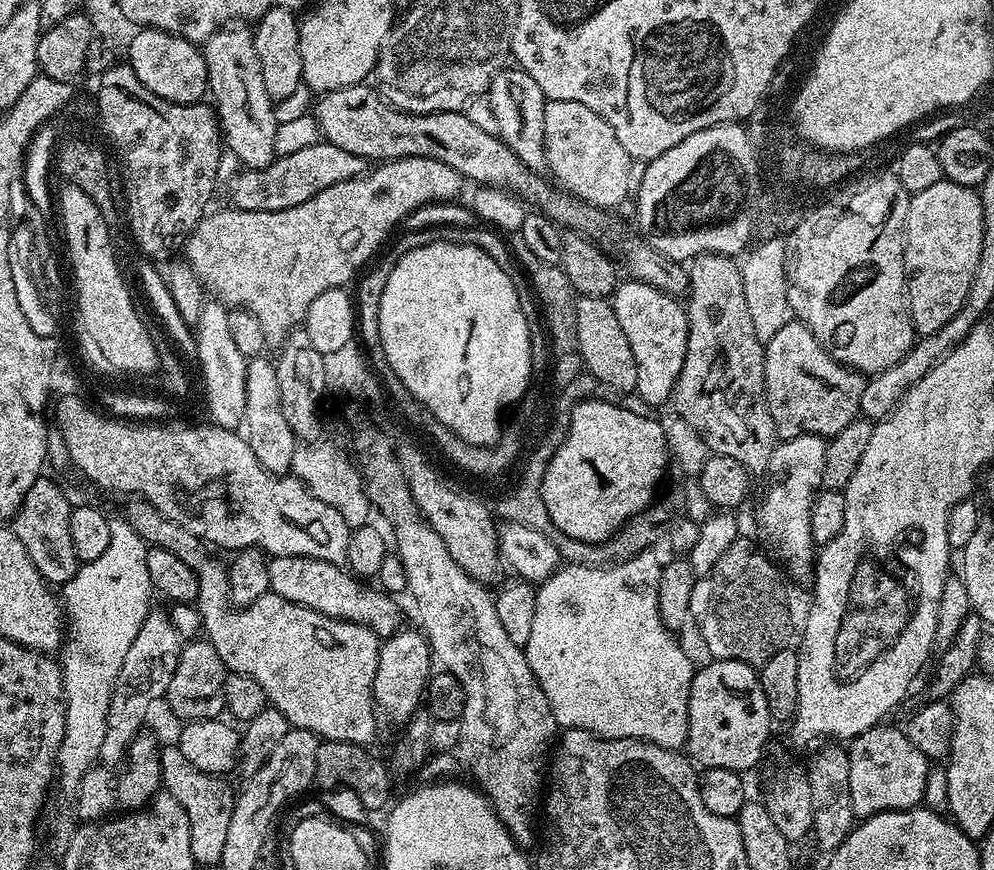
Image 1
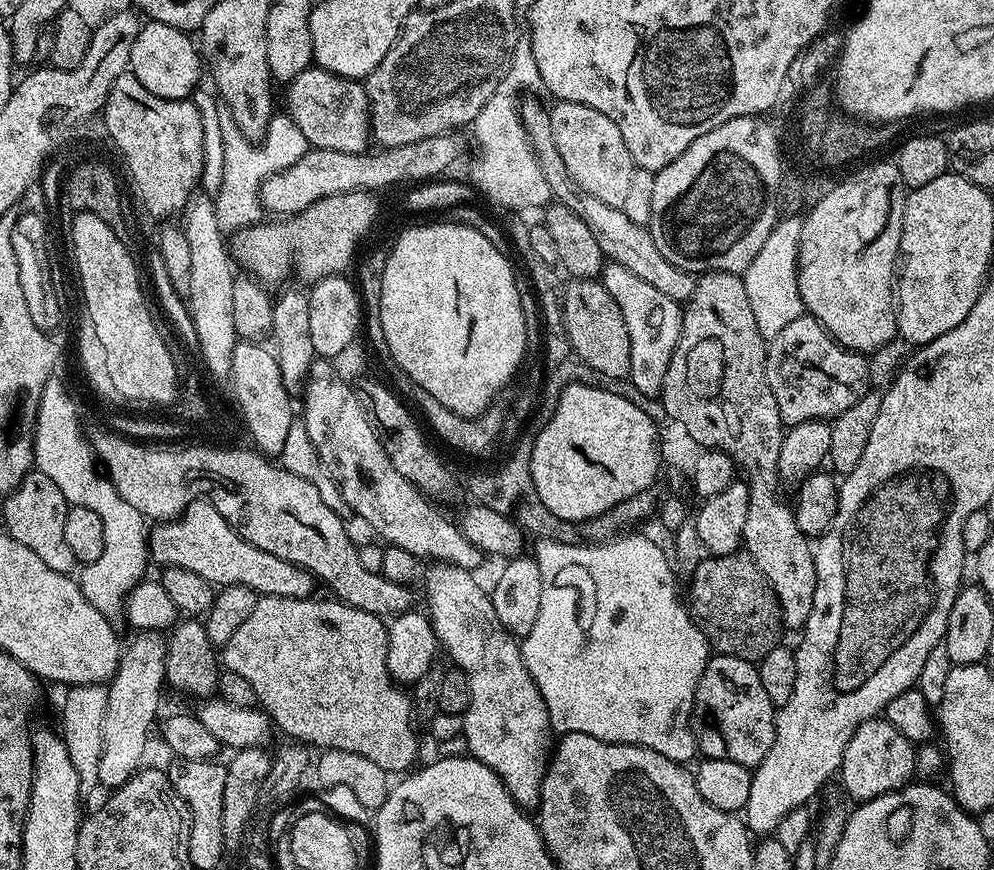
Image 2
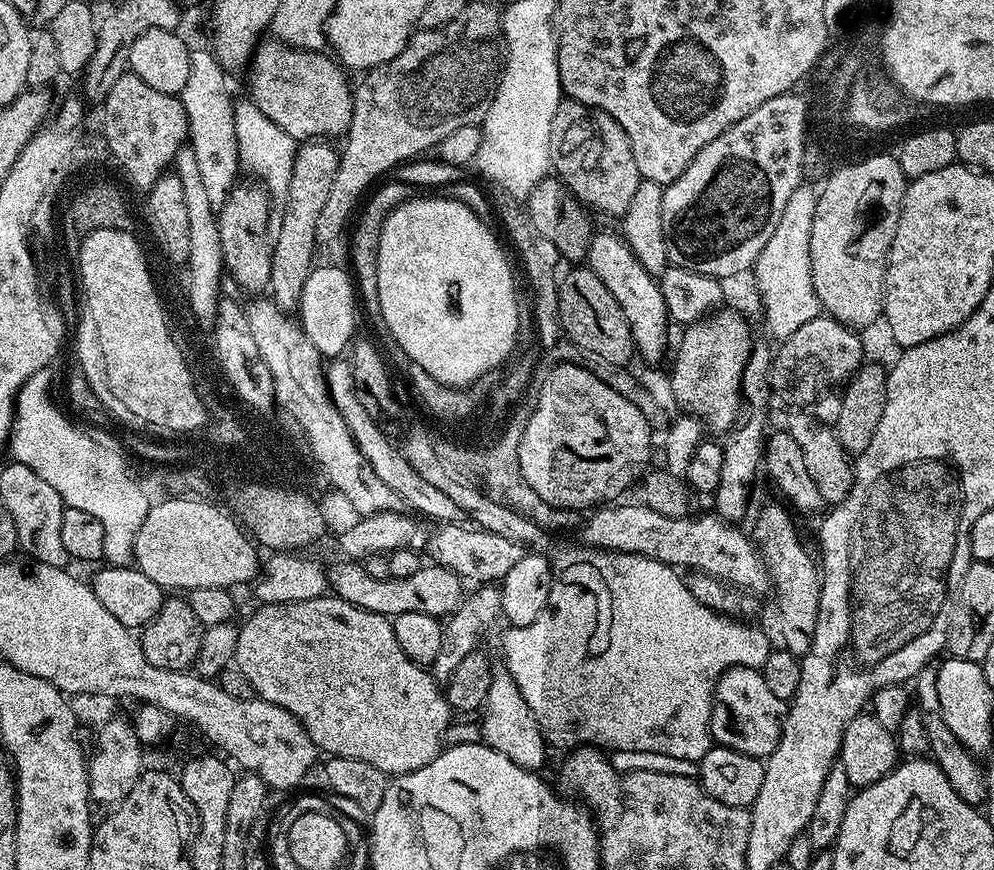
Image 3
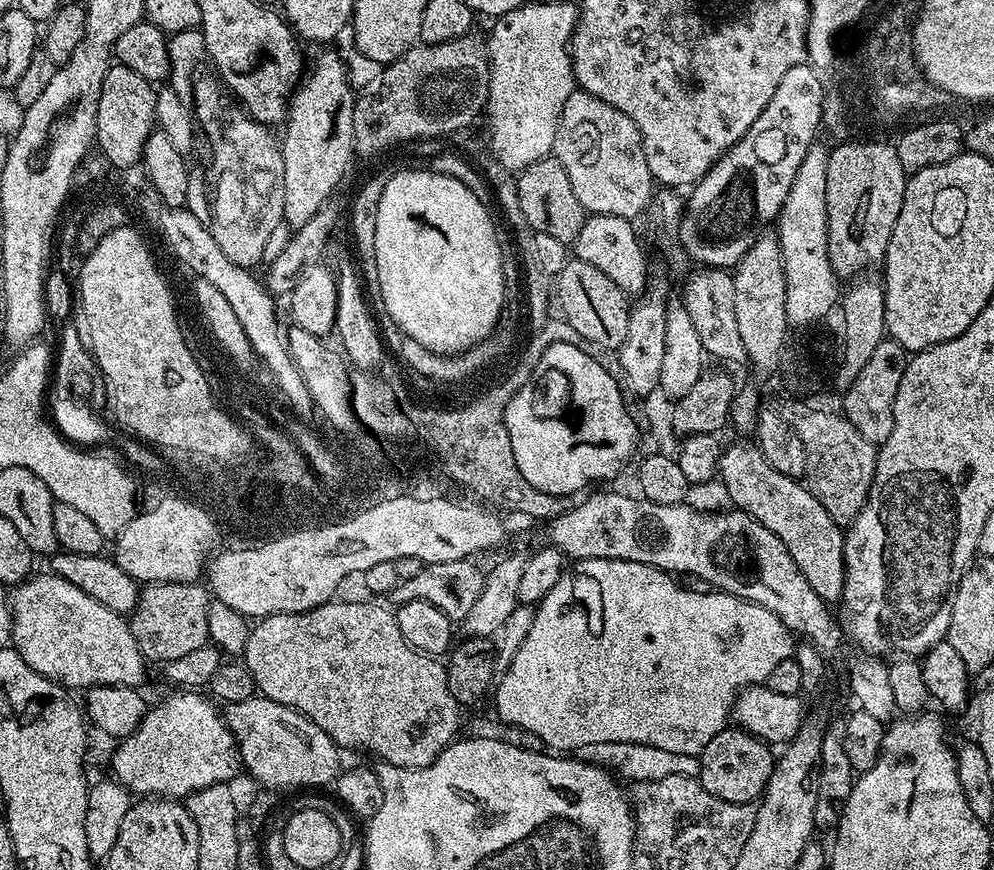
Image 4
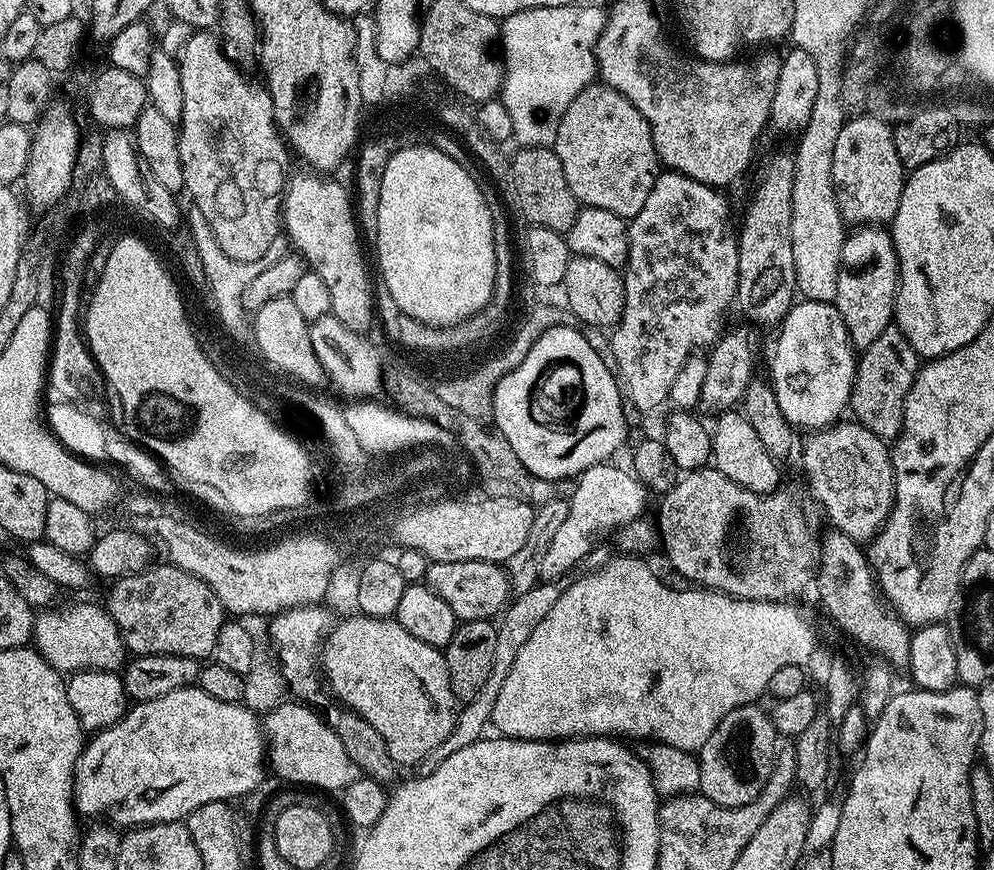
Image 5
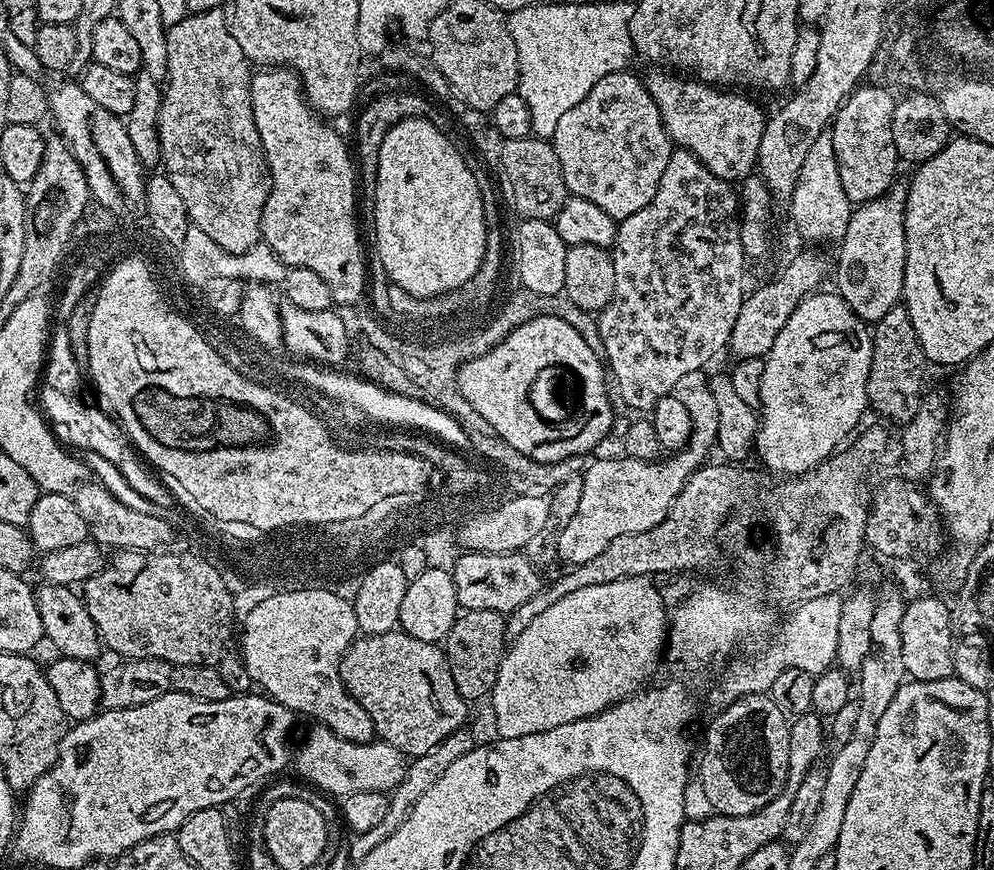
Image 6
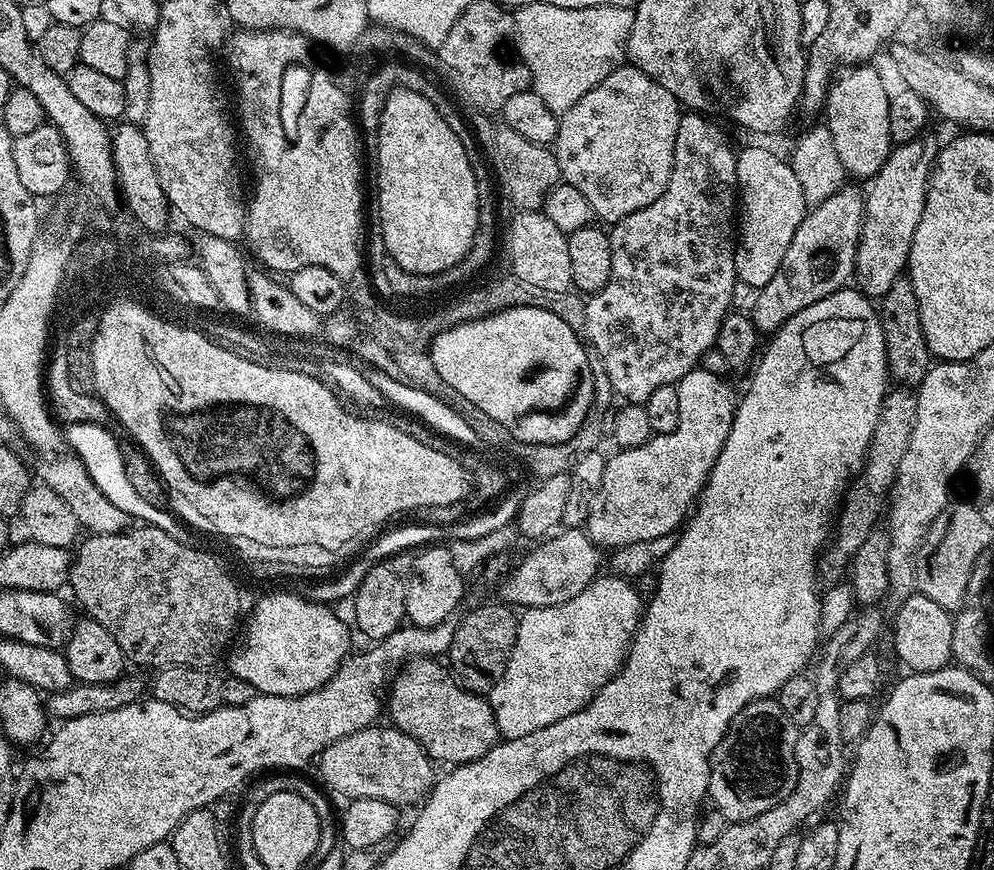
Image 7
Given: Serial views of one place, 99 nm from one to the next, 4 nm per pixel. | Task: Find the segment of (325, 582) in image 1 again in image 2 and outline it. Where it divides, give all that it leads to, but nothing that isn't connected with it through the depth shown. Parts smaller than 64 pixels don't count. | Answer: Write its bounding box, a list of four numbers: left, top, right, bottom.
[148,500,318,600]

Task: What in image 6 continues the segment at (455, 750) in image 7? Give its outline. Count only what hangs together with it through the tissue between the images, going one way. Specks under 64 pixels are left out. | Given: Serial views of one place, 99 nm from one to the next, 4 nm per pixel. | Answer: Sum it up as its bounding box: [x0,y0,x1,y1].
[340,630,469,758]

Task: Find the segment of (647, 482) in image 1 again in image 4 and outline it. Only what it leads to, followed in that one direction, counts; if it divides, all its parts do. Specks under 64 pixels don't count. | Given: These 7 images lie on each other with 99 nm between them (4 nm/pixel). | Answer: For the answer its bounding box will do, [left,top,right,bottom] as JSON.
[504,344,638,498]

